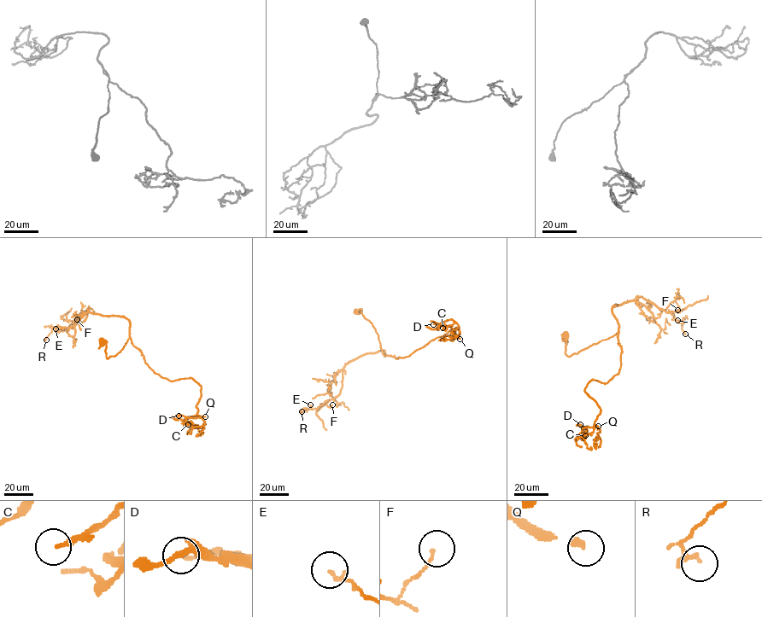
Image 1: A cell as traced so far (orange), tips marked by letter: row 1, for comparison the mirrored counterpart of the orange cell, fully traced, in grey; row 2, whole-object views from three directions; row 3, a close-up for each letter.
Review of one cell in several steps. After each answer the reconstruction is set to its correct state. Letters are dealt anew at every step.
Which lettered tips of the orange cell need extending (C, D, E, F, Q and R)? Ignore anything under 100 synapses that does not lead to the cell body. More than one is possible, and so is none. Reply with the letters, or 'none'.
Q

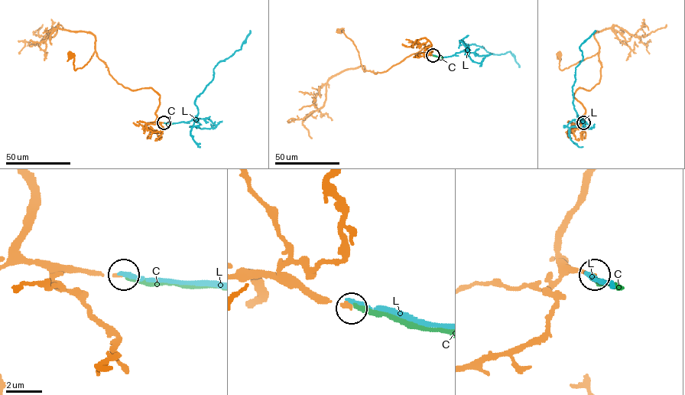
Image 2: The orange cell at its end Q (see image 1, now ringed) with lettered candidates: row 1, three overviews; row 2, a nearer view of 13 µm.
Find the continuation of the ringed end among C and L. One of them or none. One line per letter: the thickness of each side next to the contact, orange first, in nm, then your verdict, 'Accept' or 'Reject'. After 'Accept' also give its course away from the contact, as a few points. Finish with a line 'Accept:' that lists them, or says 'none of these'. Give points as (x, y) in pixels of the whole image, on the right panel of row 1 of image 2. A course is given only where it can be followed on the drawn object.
C: Thickness 190 nm (orange) against 200 nm. Reject
L: Thickness 190 nm (orange) against 280 nm. Reject
Accept: none of these

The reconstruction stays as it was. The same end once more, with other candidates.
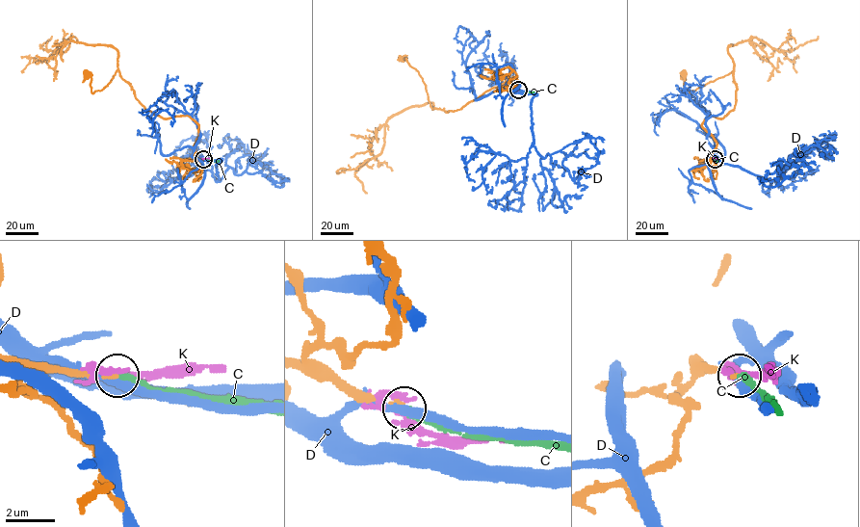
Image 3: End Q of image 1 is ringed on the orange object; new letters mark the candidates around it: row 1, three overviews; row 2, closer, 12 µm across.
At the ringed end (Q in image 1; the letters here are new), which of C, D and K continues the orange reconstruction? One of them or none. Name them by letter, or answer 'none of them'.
C

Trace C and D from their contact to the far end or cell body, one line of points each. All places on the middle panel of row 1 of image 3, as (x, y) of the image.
C: (518, 90), (534, 92)
D: (518, 89), (514, 91), (535, 94), (531, 103), (534, 145), (543, 157), (589, 138), (597, 162), (583, 171)

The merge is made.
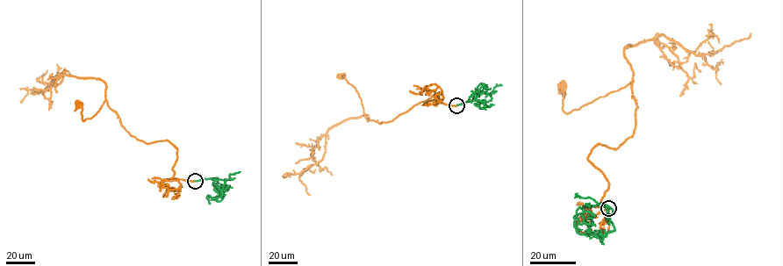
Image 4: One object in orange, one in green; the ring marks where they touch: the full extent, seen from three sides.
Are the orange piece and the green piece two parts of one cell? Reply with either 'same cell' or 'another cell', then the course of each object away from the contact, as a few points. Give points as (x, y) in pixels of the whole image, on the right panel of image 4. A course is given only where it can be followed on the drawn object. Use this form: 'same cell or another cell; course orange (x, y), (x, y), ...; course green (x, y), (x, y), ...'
another cell; course orange (608, 208), (607, 179), (587, 157), (633, 134), (633, 81), (567, 113), (563, 85); course green (608, 208), (604, 204), (588, 204), (575, 219), (574, 227), (578, 233), (586, 235), (597, 231), (604, 244)

